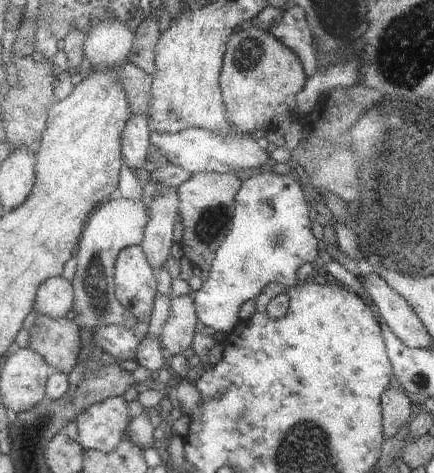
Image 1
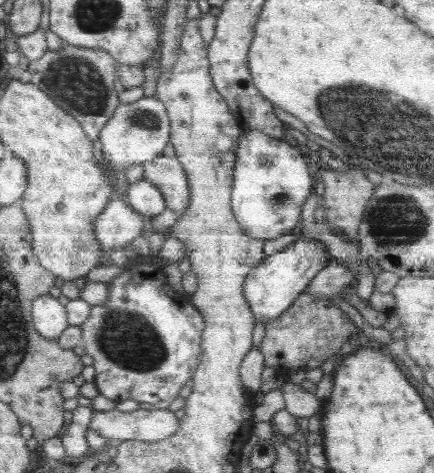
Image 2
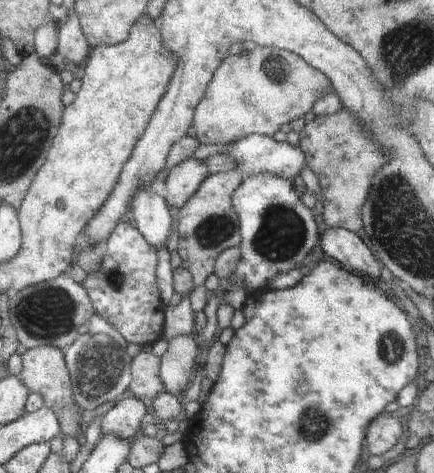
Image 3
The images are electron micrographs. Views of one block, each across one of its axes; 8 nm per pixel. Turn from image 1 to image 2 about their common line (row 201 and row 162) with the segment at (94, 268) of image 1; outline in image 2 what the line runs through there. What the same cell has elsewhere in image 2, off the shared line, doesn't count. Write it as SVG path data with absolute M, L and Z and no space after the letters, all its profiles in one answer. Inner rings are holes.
M144 96L132 104L120 104L114 115L100 132L104 164L114 175L124 176L129 165L144 164L163 154L172 131L166 106L154 96Z

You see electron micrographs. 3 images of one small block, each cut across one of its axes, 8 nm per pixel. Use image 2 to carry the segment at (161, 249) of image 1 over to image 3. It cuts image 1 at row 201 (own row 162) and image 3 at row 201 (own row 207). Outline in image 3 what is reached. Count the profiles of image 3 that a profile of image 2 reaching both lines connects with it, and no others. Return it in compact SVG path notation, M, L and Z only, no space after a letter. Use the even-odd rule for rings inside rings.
M188 158L170 169L166 178L167 196L165 201L170 206L180 209L193 198L198 188L209 175L205 160Z

